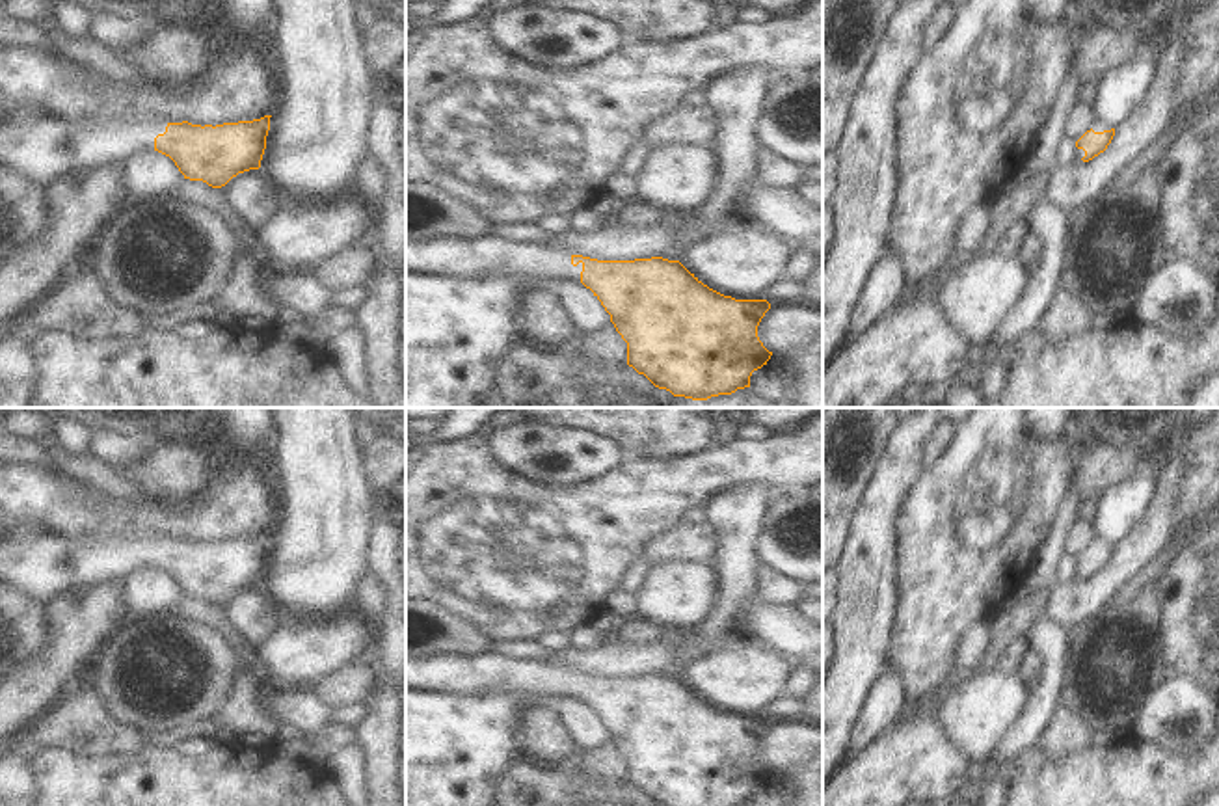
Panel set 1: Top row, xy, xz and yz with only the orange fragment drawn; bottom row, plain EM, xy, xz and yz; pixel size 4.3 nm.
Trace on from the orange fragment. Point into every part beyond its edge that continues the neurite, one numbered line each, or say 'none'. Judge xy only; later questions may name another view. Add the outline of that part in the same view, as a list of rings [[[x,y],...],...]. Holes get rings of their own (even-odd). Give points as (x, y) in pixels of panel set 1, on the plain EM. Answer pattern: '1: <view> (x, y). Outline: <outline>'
1: xy (41, 564). Outline: [[[13,525],[0,532],[0,584],[47,605],[63,592],[125,581],[136,570],[154,568],[154,555],[166,544],[167,538],[69,538]]]

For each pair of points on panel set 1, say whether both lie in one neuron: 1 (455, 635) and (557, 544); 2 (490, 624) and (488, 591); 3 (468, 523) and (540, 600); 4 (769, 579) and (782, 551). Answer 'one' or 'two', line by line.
1: two
2: one
3: one
4: two

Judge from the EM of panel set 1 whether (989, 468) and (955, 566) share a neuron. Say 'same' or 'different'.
same

